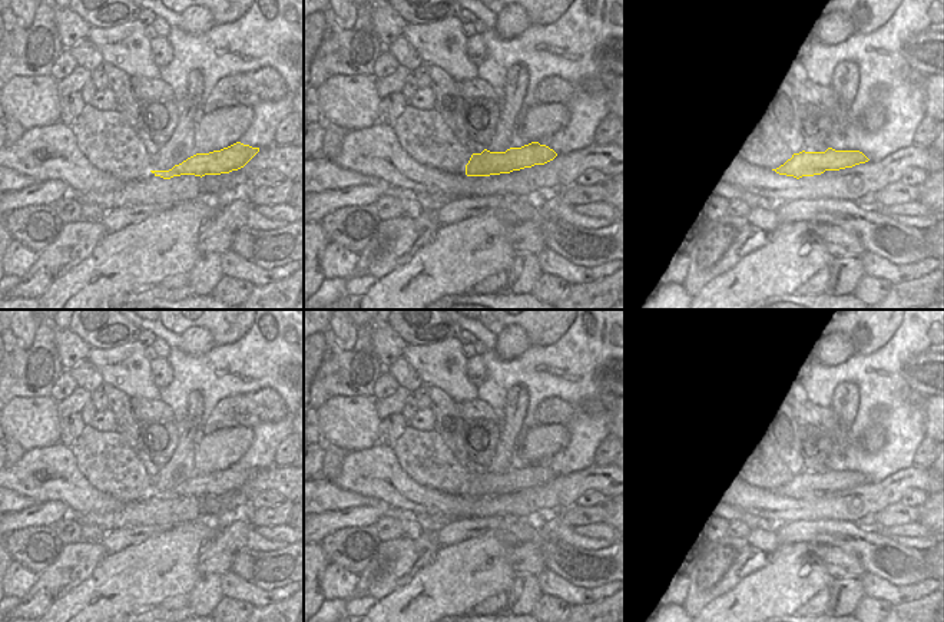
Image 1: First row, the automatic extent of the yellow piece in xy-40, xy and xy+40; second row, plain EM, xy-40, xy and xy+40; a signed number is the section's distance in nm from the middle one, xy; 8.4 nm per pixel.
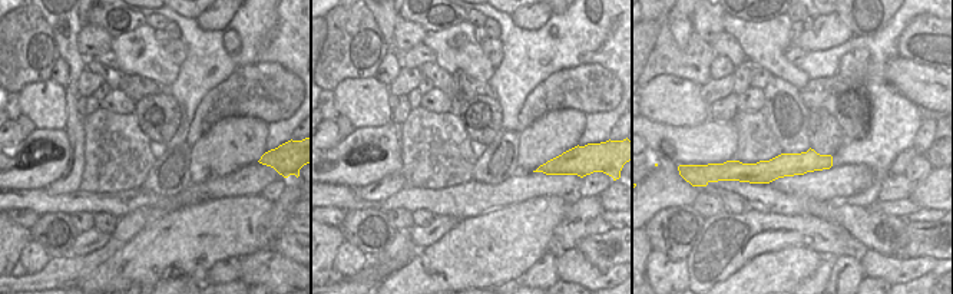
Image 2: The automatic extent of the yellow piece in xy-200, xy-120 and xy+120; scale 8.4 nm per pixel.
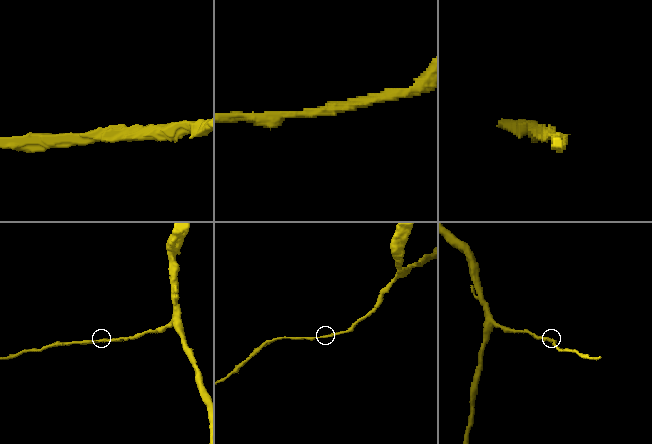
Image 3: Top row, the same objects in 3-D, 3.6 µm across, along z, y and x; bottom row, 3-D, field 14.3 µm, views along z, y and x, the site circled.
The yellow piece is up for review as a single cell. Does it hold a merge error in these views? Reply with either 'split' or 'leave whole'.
leave whole

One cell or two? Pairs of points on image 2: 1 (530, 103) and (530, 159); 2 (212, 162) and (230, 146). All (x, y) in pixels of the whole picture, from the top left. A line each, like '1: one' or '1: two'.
1: two
2: one

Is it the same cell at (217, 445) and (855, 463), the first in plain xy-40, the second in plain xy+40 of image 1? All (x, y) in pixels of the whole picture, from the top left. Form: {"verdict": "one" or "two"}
{"verdict": "two"}

